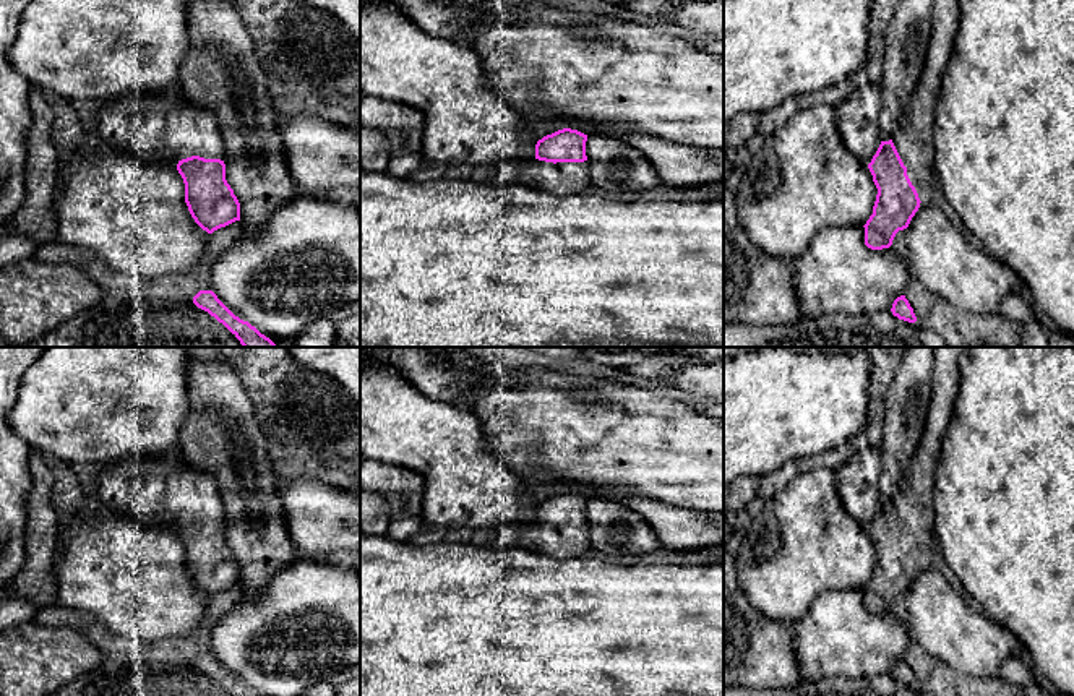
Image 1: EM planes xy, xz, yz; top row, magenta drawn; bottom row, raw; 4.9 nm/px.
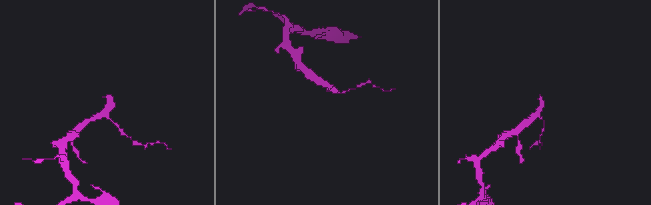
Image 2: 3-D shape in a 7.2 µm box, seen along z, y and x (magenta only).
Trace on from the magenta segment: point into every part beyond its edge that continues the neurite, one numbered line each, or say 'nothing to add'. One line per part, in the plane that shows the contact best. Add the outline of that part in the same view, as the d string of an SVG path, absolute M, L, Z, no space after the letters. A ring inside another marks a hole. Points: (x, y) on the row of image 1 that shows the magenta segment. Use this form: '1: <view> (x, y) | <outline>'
1: yz (912, 138) | M933 0L931 41L921 78L892 133L892 143L921 203L930 203L933 195L933 175L936 174L933 154L934 104L959 24L959 0Z

